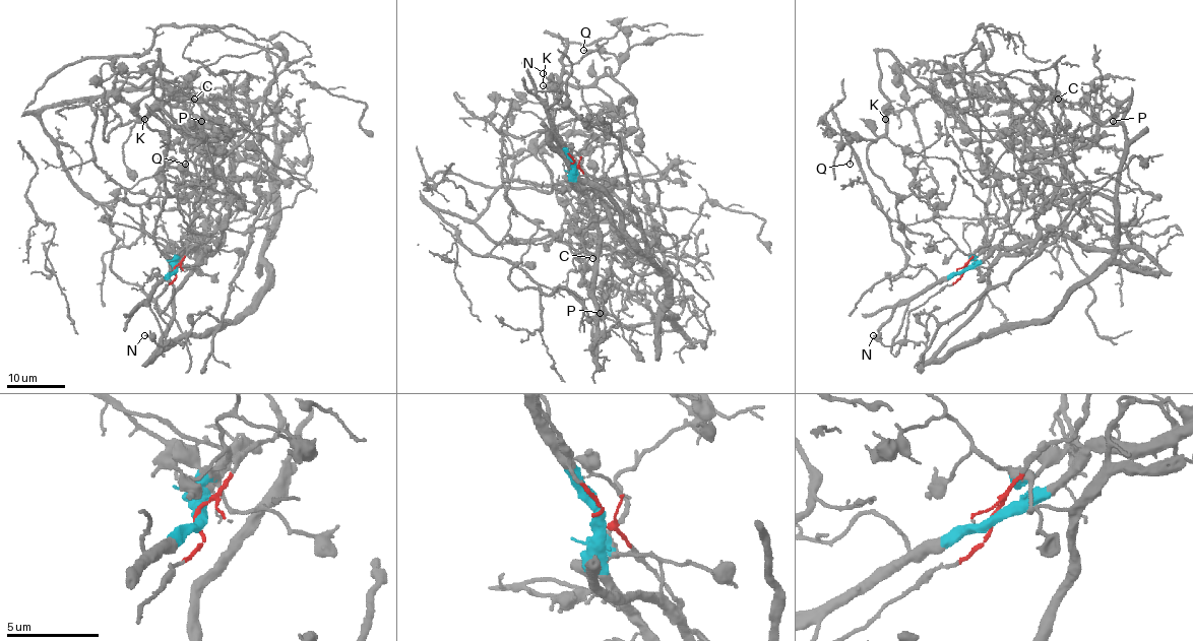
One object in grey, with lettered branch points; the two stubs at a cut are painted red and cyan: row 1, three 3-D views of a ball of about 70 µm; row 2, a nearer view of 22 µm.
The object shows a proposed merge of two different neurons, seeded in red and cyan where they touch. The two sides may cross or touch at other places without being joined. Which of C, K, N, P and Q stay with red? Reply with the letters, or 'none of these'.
K, Q

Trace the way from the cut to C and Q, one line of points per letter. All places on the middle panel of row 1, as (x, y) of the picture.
C: (572, 164), (572, 174), (591, 177), (607, 217), (626, 239), (614, 251), (609, 286), (586, 265), (592, 258)
Q: (572, 164), (599, 190), (589, 198), (622, 149), (623, 116), (597, 85), (619, 61), (583, 51)

